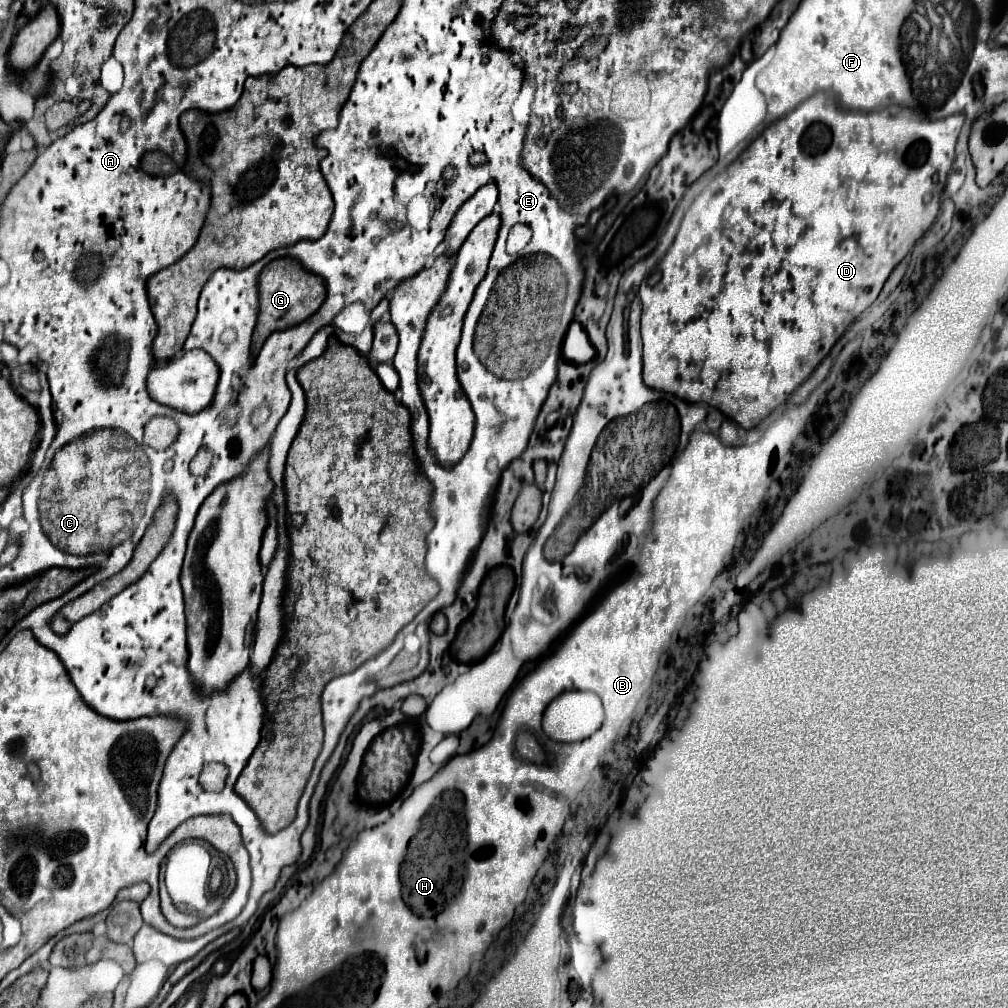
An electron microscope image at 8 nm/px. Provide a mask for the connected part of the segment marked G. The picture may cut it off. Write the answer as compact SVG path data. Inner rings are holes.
M283 257L283 259L271 261L263 269L261 279L259 279L259 321L253 335L251 355L255 357L259 353L261 345L273 331L281 331L285 327L297 325L305 321L307 317L311 317L321 307L325 297L327 297L325 281L319 275L307 271L297 259Z

